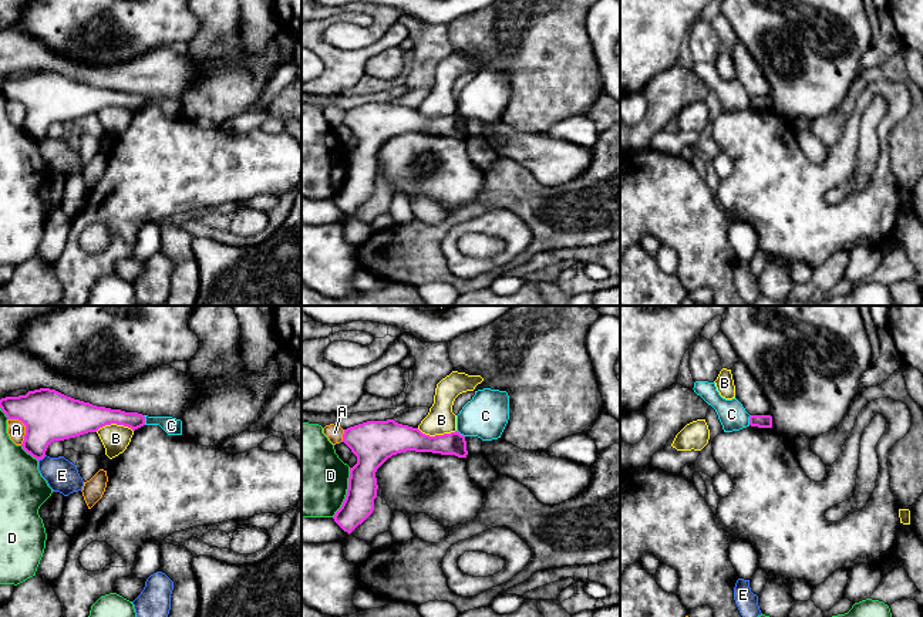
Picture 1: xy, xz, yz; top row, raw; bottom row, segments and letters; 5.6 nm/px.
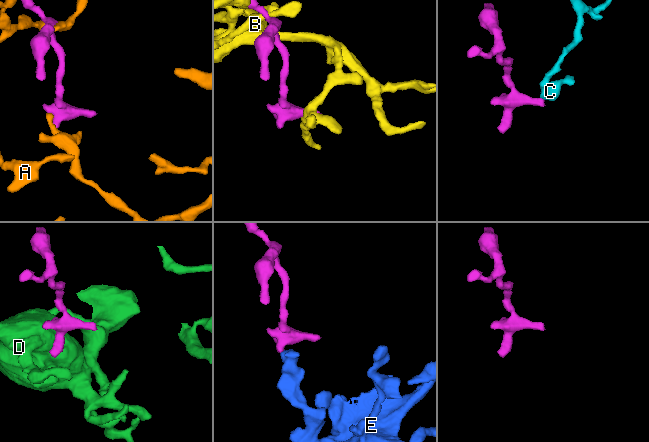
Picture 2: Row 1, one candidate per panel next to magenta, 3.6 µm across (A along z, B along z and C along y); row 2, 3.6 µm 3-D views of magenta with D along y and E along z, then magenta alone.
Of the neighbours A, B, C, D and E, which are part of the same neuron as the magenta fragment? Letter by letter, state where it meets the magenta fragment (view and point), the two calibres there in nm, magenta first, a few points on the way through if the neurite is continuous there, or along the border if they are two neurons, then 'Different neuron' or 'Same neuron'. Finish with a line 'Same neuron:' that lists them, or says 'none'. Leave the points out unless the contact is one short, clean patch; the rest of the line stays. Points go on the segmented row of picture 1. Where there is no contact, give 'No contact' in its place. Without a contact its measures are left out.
A: Touches magenta at xy (26, 427). Thickness 300 nm (magenta) against 110 nm. Different neuron
B: Touches magenta at xz (437, 435). Thickness 180 nm (magenta) against 160 nm. Different neuron
C: Touches magenta at xy (144, 420). Thickness 120 nm (magenta) against 100 nm. Boundary: xy (142, 415), (145, 424). Different neuron
D: Touches magenta at xz (347, 492). Thickness 170 nm (magenta) against 440 nm. Different neuron
E: Touches magenta at xy (41, 458). Thickness 300 nm (magenta) against 190 nm. Boundary: xy (46, 455), (39, 461). Different neuron
Same neuron: none

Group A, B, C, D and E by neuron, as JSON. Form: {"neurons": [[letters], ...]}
{"neurons": [["A"], ["B"], ["C"], ["D"], ["E"]]}

